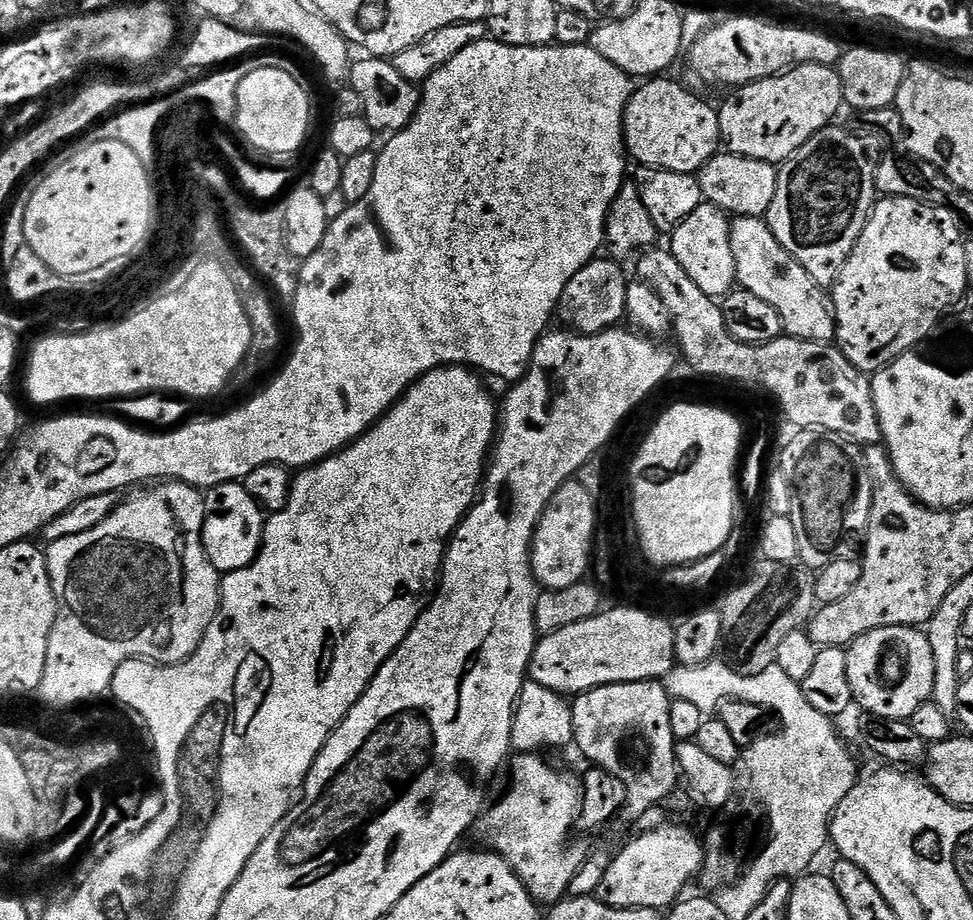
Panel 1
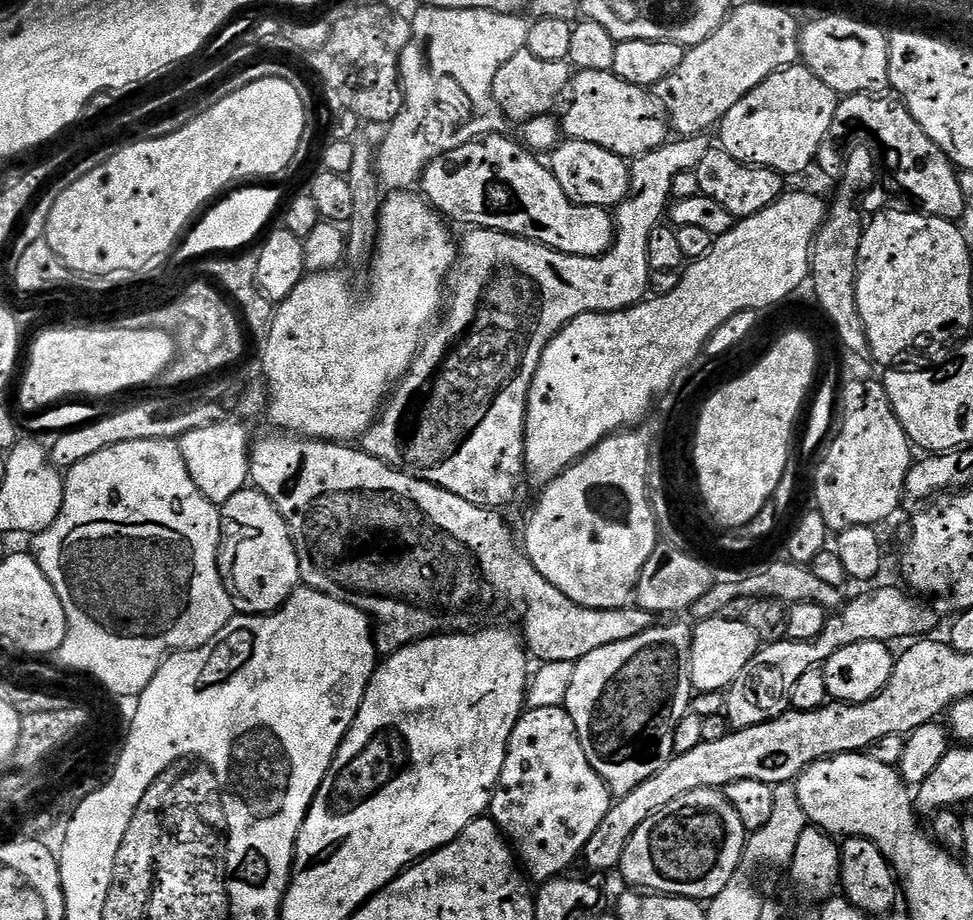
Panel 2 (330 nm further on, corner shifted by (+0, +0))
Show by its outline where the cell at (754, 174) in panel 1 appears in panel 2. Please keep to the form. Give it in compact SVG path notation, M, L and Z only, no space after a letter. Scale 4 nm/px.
M713 146L694 170L698 174L700 195L714 198L714 202L719 202L734 218L747 218L764 212L786 192L785 177L781 173L772 168L738 162L738 158L719 146Z

